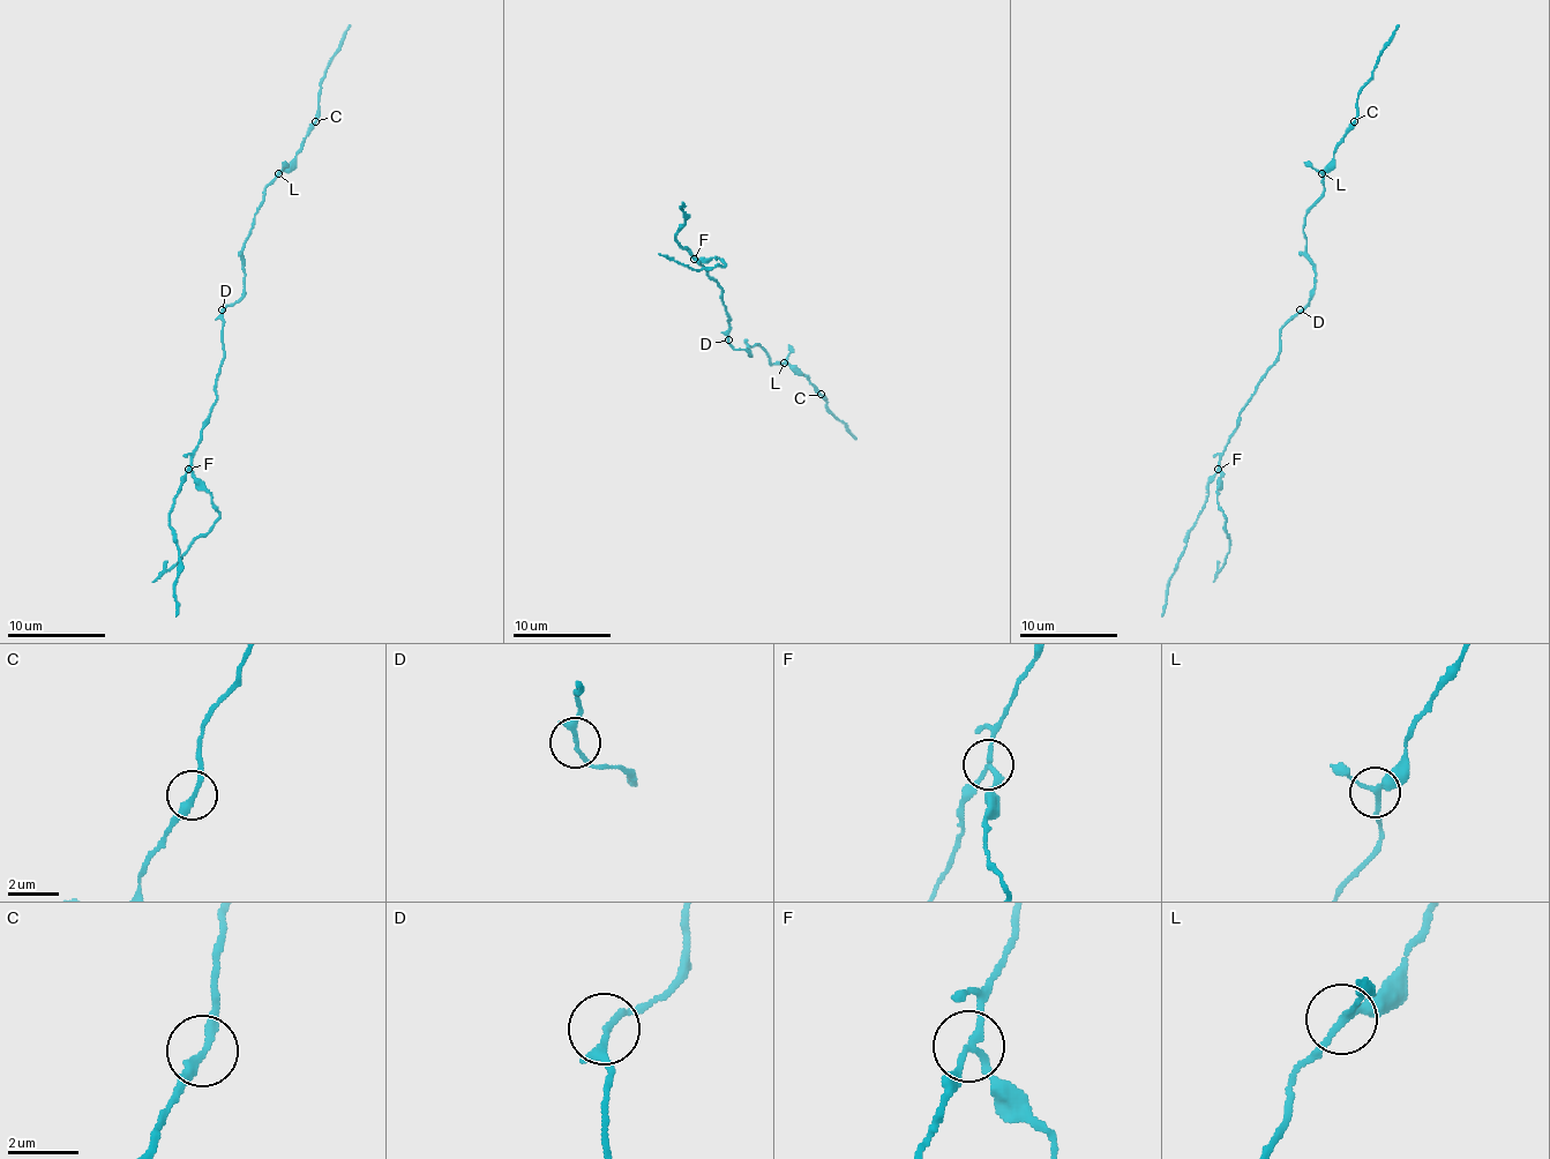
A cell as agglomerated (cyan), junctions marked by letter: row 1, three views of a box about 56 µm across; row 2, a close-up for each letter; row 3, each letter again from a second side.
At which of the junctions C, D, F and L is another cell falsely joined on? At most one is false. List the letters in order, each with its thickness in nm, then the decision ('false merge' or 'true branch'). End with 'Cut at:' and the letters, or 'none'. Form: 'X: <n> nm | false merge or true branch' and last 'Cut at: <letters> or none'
C: 240 nm | true branch
D: 140 nm | true branch
F: 180 nm | false merge
L: 190 nm | true branch
Cut at: F

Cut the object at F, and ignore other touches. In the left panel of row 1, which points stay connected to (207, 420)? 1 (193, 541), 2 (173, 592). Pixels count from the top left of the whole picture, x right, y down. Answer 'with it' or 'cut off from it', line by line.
1: cut off from it
2: with it

